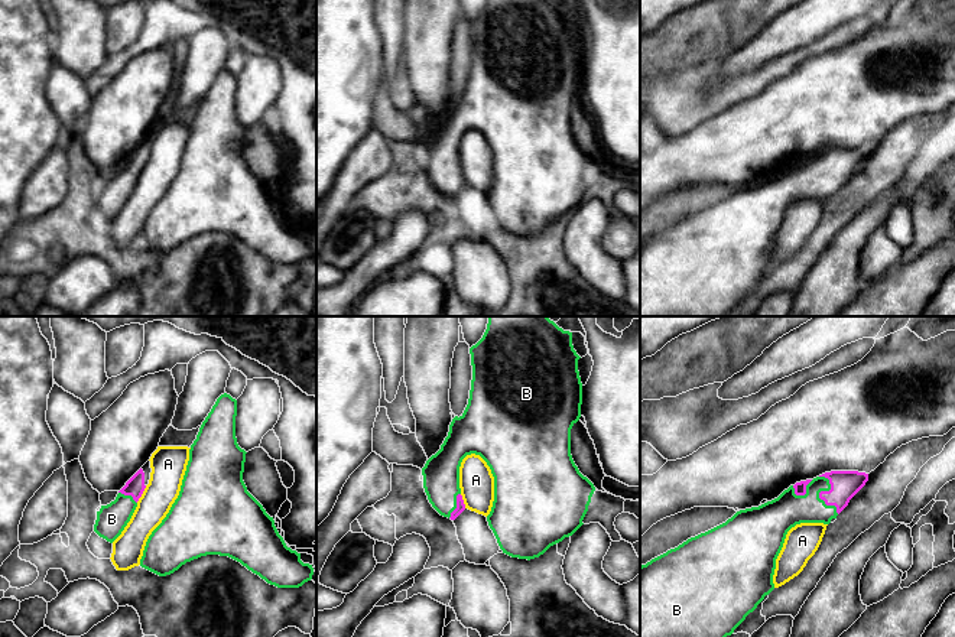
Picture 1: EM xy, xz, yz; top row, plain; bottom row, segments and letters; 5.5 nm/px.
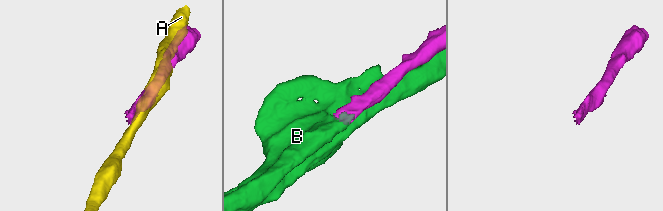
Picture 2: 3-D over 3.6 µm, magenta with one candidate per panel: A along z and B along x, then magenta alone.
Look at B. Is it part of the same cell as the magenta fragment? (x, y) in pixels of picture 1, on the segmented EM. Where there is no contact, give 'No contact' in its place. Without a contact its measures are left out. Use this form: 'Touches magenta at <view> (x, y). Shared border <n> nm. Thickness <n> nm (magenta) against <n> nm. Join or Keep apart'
Touches magenta at yz (819, 493). Shared border 240 nm. Thickness 160 nm (magenta) against 190 nm. Join

